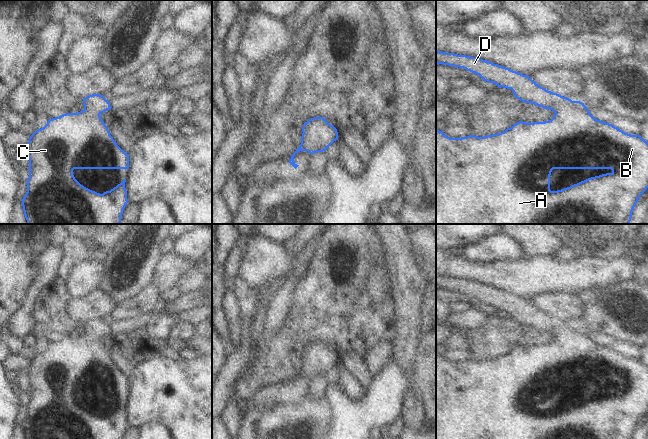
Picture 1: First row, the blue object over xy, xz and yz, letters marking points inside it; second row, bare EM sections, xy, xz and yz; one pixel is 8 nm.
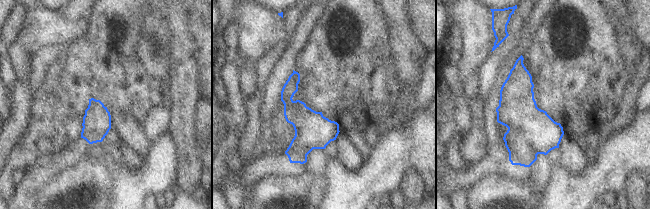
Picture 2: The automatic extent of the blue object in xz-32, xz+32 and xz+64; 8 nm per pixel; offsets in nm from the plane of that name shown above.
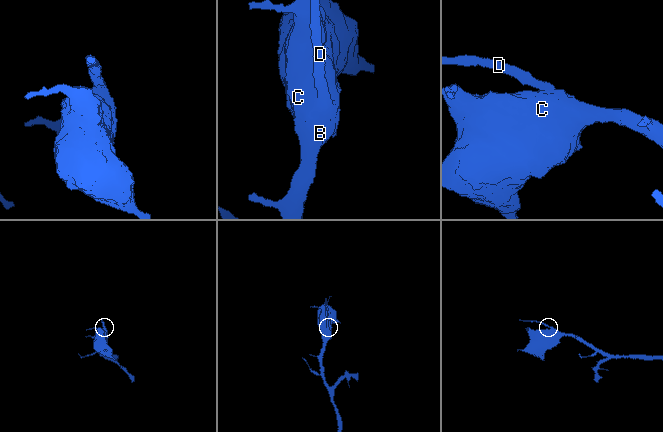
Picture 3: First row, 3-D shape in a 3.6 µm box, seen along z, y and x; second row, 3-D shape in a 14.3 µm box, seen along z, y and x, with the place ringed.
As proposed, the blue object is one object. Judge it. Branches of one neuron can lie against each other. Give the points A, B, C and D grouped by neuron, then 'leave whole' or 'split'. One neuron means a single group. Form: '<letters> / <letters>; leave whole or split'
A B C D; leave whole

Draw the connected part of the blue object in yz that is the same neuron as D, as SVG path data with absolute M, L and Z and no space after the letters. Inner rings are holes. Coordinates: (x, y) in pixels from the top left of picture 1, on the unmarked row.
M436 275L436 288L466 293L479 299L483 305L496 308L498 312L504 311L511 313L514 320L522 326L531 327L544 333L550 333L555 337L549 345L533 347L519 345L501 357L484 361L470 359L461 362L450 362L443 355L436 354L436 439L632 439L639 421L648 412L648 367L640 359L630 359L612 348L597 344L590 338L582 326L572 325L567 321L548 315L538 309L528 299L523 299L490 285L466 279ZM553 393L611 393L612 396L588 402L561 414L551 415L550 399Z

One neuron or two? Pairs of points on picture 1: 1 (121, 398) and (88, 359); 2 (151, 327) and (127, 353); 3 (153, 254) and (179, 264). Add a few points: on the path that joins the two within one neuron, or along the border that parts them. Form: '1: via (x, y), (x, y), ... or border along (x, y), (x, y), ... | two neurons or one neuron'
1: via (112, 390), (107, 385), (107, 378), (98, 369) | one neuron
2: border along (143, 328), (150, 337), (166, 339) | two neurons
3: border along (162, 254), (150, 278) | two neurons

